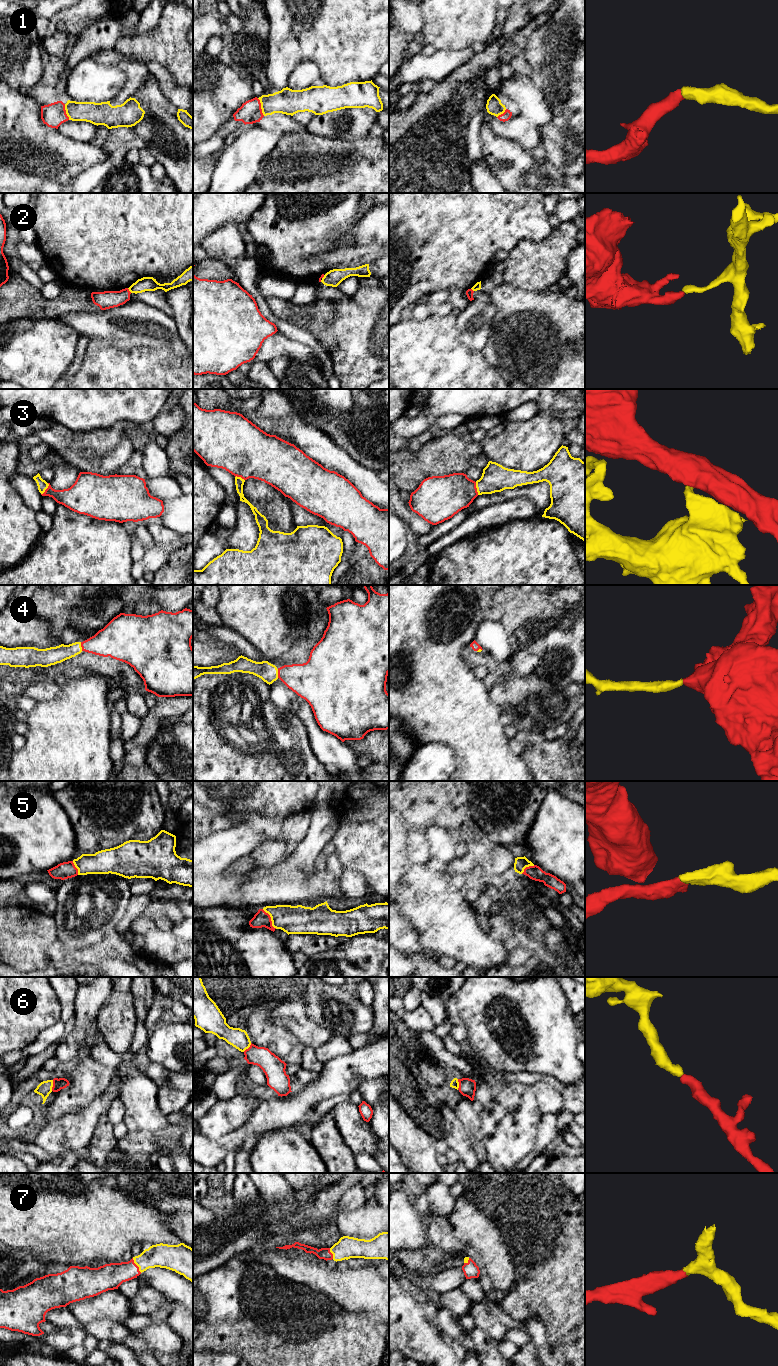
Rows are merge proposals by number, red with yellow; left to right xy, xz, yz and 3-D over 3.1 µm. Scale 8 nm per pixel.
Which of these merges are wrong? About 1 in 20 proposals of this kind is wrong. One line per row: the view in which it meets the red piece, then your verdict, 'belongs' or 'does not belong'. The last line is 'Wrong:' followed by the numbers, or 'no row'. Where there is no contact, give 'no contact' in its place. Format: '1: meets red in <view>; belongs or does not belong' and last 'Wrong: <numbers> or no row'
1: meets red in xz; belongs
2: meets red in xy; does not belong
3: meets red in yz; belongs
4: meets red in xy; belongs
5: meets red in xz; belongs
6: meets red in xy; belongs
7: meets red in xy; belongs
Wrong: 2

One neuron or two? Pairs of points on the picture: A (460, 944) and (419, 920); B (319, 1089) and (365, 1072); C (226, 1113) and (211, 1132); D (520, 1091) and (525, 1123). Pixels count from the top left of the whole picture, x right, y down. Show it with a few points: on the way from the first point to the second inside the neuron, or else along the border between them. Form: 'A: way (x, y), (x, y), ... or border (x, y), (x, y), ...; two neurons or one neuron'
A: way (450, 934), (436, 920), (429, 920); one neuron
B: way (330, 1083), (338, 1076), (354, 1070); one neuron
C: way (221, 1118), (212, 1127); one neuron
D: way (520, 1099), (520, 1115); one neuron

